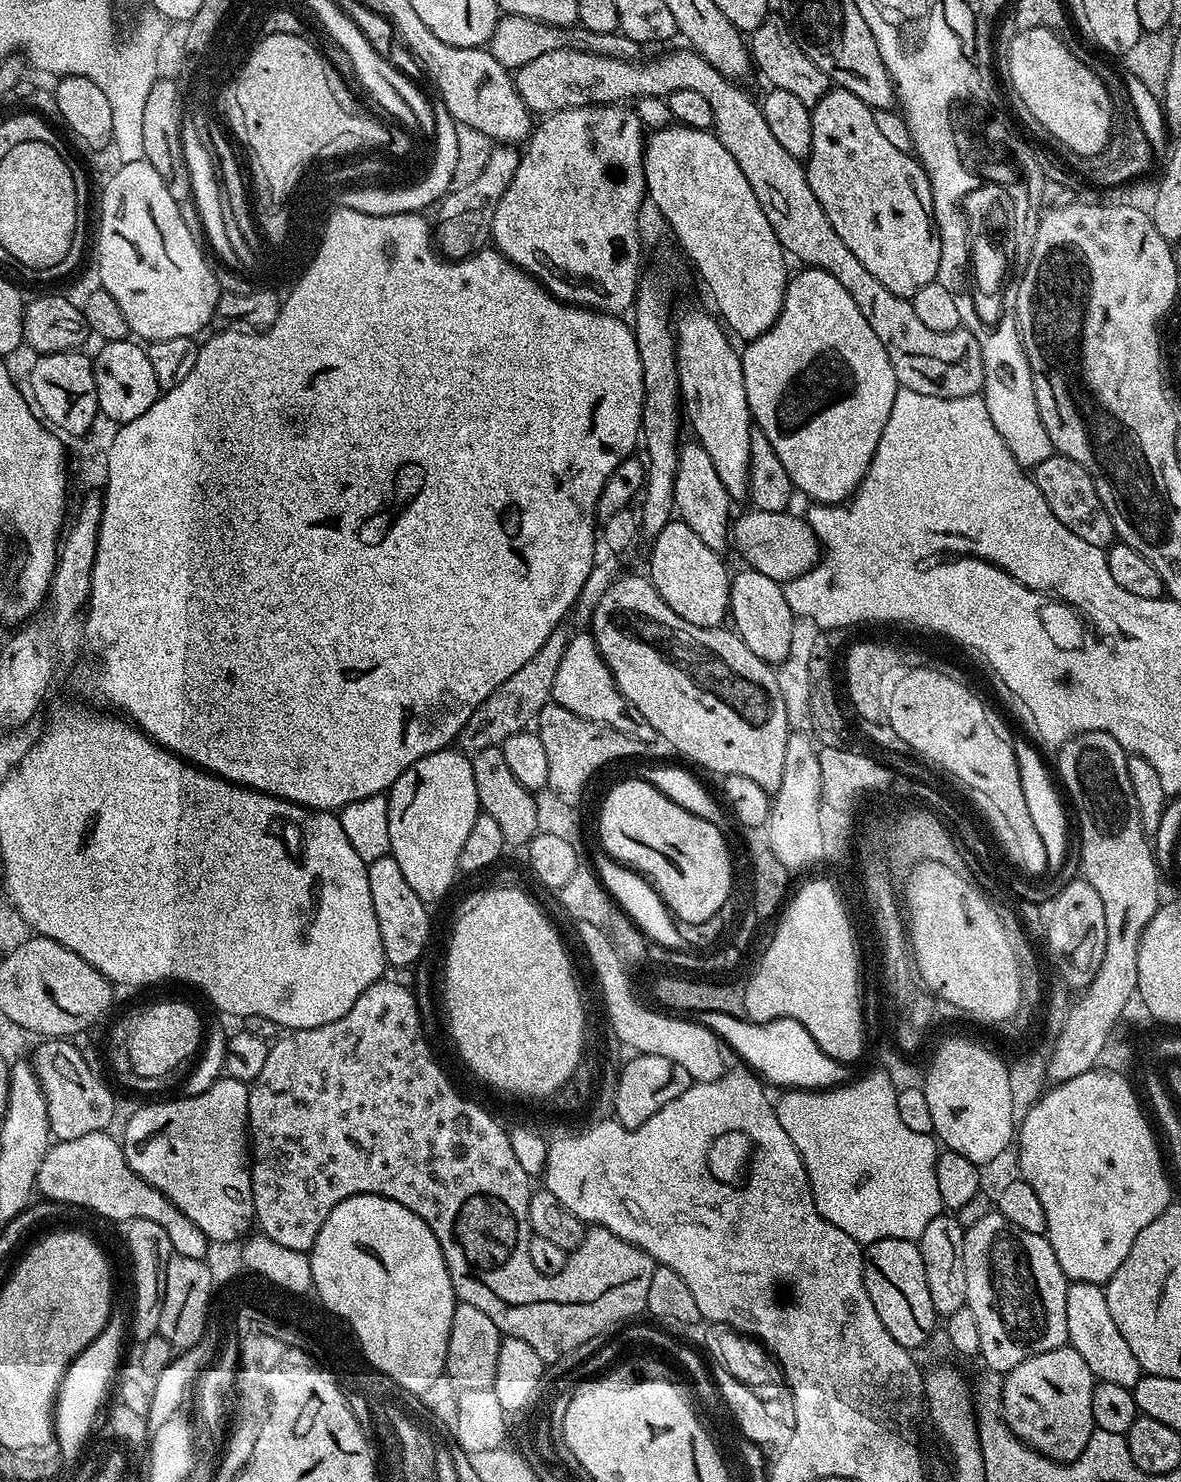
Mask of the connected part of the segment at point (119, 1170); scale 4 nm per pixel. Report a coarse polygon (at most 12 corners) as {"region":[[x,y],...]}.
{"region":[[105,1130],[53,1143],[41,1197],[108,1220],[146,1218],[172,1251],[204,1260],[207,1236]]}

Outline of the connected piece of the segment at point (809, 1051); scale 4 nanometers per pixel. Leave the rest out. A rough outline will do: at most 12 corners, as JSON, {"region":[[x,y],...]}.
{"region":[[699,1013],[765,1081],[827,1090],[849,1079],[793,1020]]}

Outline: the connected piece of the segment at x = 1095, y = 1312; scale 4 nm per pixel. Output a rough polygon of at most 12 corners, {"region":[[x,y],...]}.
{"region":[[1069,1283],[1068,1344],[1099,1382],[1141,1378],[1098,1284]]}

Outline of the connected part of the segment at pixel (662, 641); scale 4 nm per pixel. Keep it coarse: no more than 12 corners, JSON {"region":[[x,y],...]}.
{"region":[[616,579],[590,634],[674,751],[782,786],[777,669]]}

